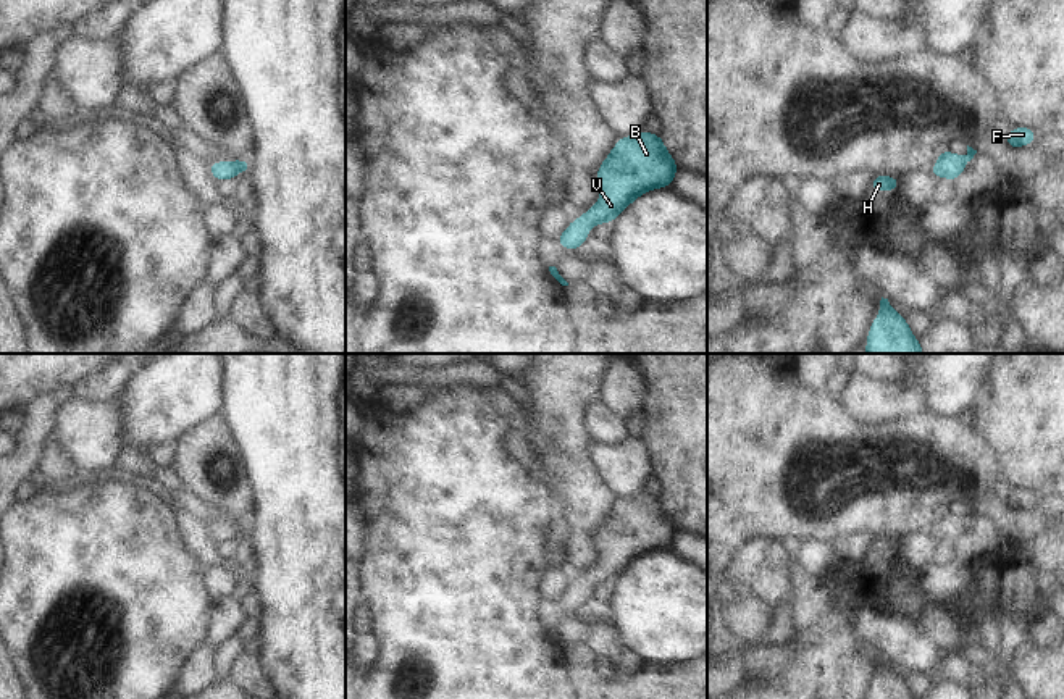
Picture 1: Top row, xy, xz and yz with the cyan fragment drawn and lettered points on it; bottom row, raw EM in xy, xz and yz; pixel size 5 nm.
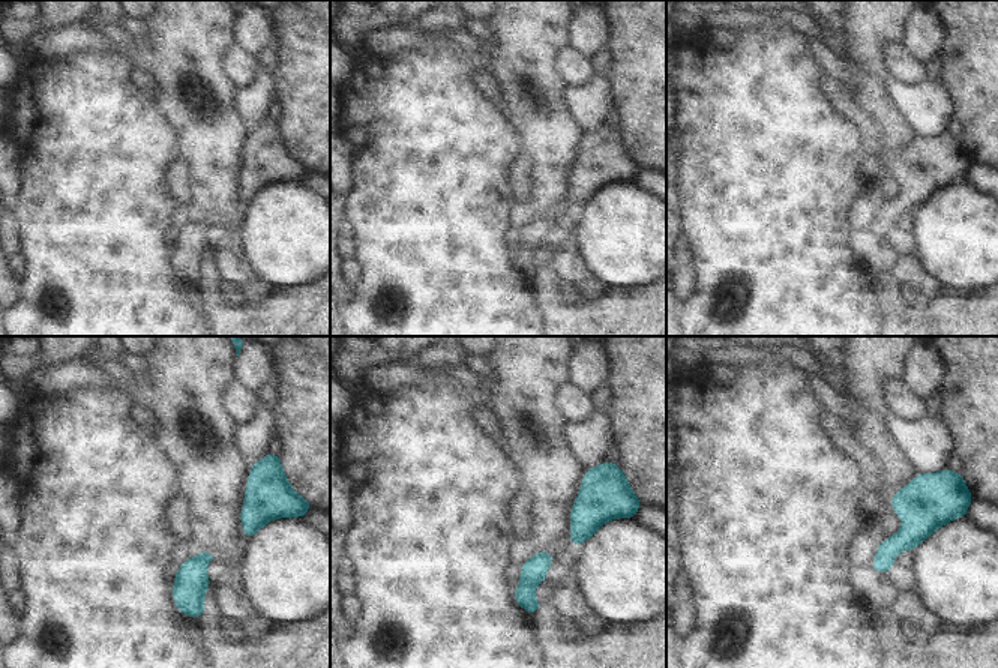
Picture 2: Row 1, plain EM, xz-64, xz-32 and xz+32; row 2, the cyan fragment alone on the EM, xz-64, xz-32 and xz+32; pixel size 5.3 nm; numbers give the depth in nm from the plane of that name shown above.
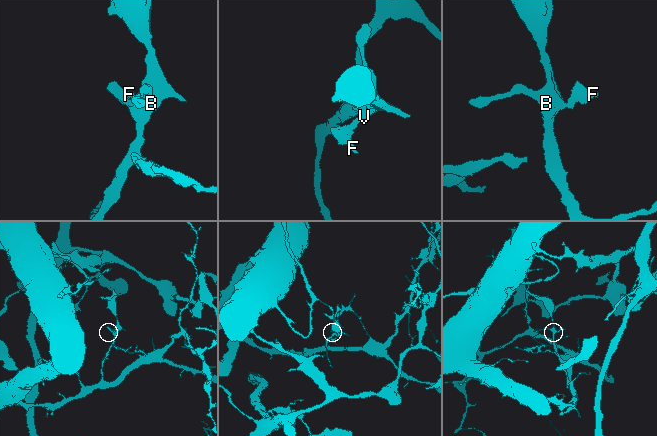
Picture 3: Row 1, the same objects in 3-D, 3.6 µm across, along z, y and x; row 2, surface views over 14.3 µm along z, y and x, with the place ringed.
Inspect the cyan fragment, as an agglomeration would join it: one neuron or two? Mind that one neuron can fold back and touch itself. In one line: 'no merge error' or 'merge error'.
no merge error

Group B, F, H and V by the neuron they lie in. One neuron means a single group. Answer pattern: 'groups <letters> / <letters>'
groups B F H V

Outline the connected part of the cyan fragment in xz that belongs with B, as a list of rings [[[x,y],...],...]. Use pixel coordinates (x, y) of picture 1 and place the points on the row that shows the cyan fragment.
[[[643,131],[633,137],[618,137],[596,174],[601,187],[597,205],[586,210],[580,220],[573,220],[555,242],[576,250],[594,224],[614,223],[620,211],[651,189],[672,187],[678,170],[660,136]]]

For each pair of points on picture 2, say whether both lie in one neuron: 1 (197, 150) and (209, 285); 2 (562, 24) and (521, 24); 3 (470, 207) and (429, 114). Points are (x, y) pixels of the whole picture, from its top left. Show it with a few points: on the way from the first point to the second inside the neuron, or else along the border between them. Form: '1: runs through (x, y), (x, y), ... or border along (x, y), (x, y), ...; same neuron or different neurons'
1: border along (212, 248), (222, 276); different neurons
2: runs through (551, 24), (532, 24); same neuron
3: runs through (447, 185), (432, 170), (429, 137); same neuron

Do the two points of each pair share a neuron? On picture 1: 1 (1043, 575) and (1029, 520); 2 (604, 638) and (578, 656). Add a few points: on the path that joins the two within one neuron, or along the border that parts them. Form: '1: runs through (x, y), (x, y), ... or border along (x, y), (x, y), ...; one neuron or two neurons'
1: border along (1047, 515), (1035, 533), (1003, 539); two neurons
2: border along (586, 641), (593, 654); two neurons

